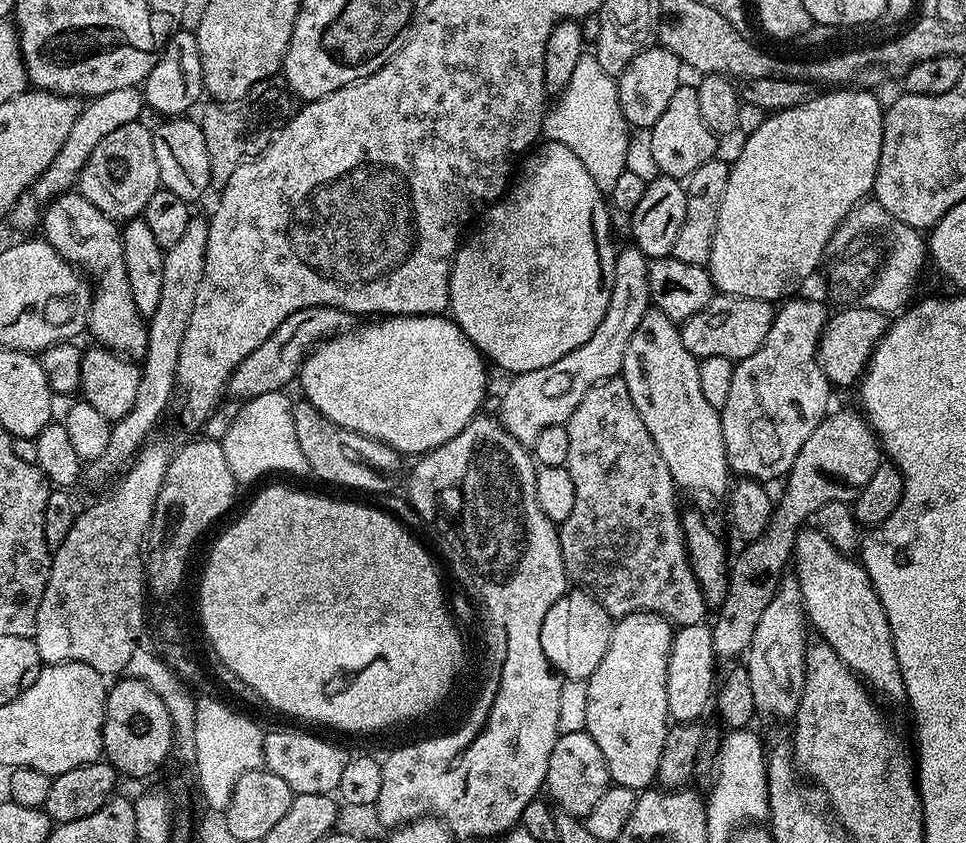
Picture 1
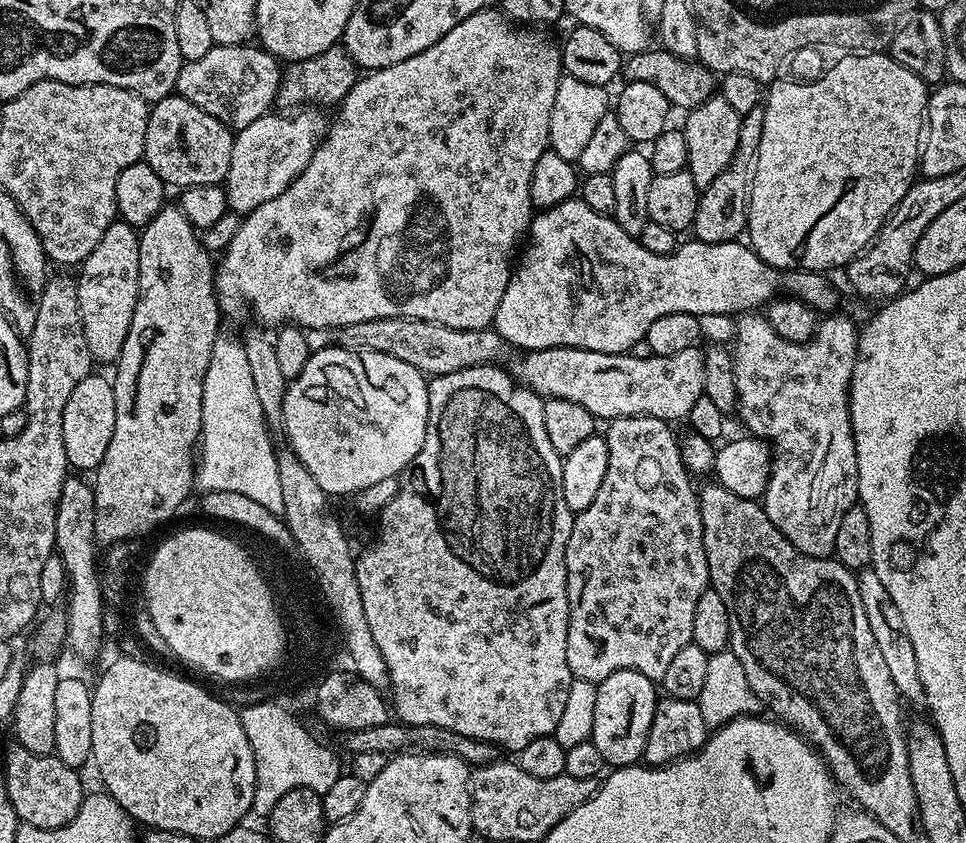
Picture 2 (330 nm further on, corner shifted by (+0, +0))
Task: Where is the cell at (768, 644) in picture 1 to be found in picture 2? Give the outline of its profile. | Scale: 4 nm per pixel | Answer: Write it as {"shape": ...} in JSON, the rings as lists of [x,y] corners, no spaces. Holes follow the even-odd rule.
{"shape":[[[746,312],[735,317],[736,345],[730,348],[738,386],[738,417],[751,435],[767,442],[773,451],[772,473],[762,497],[766,514],[802,554],[826,557],[834,553],[834,538],[842,514],[857,503],[860,494],[858,454],[848,405],[848,387],[854,374],[860,334],[858,324],[850,317],[832,315],[836,314],[825,315],[828,317],[819,321],[813,339],[799,344],[774,334],[767,315]]]}

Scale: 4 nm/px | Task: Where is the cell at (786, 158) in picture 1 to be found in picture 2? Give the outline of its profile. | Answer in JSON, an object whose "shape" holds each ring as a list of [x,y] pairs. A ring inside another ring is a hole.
{"shape":[[[884,52],[841,56],[844,57],[825,76],[820,76],[809,84],[799,84],[796,80],[780,78],[769,83],[766,88],[766,99],[762,104],[764,110],[762,142],[758,142],[756,167],[752,169],[752,183],[748,190],[746,240],[758,254],[758,258],[762,258],[762,262],[781,270],[827,273],[828,268],[843,269],[872,243],[872,239],[880,233],[880,228],[887,222],[888,215],[895,210],[898,202],[902,202],[902,198],[906,198],[906,190],[910,190],[910,186],[918,179],[922,133],[926,128],[930,95],[929,85],[925,84],[922,78],[918,78],[918,74],[906,70],[906,66],[902,66]]]}

